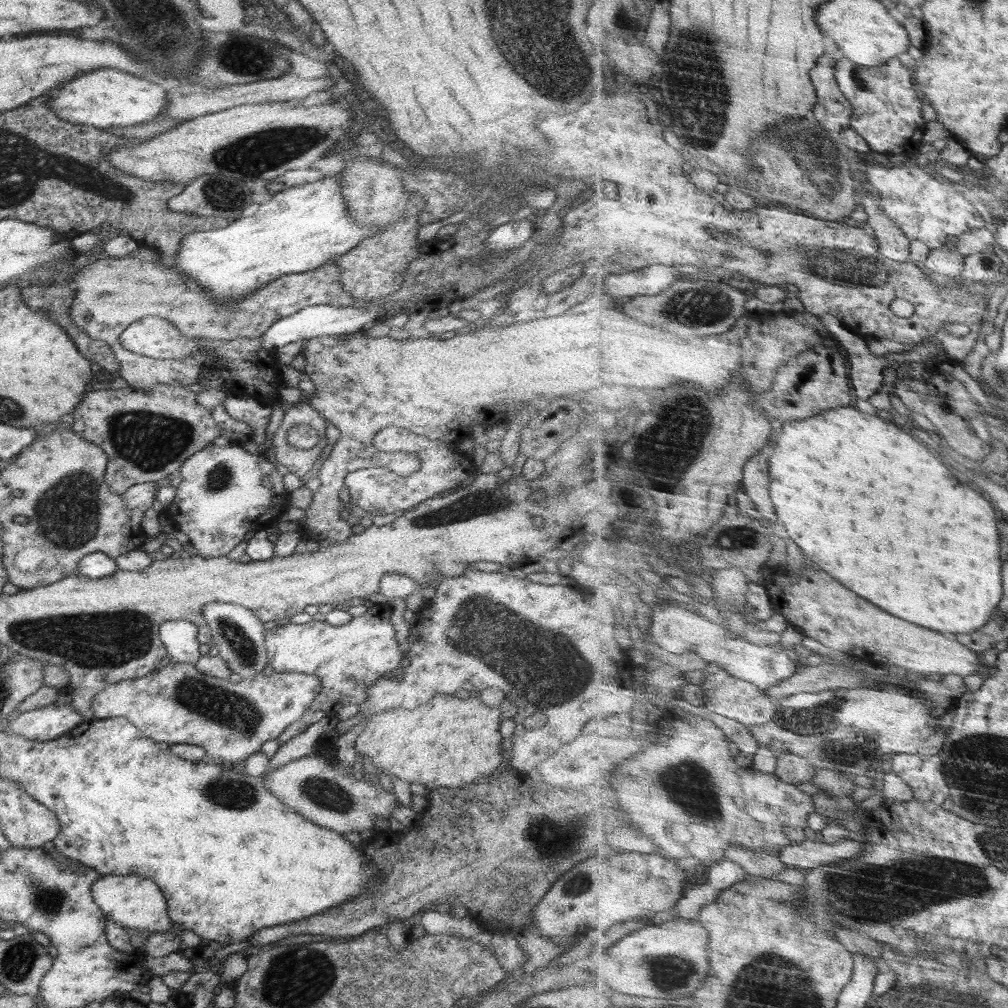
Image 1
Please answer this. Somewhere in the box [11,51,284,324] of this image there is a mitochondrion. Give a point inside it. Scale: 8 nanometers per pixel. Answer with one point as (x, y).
(70, 177)

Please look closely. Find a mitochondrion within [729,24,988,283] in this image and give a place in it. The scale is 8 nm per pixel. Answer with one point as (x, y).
(807, 145)

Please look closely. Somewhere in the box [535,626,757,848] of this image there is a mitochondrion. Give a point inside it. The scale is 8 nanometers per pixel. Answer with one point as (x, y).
(690, 781)

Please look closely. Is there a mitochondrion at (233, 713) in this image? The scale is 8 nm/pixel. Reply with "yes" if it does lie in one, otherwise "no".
yes

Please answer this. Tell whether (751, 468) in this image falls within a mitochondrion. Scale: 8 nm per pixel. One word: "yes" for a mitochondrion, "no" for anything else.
no

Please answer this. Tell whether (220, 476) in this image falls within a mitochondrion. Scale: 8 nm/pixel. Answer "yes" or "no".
yes

